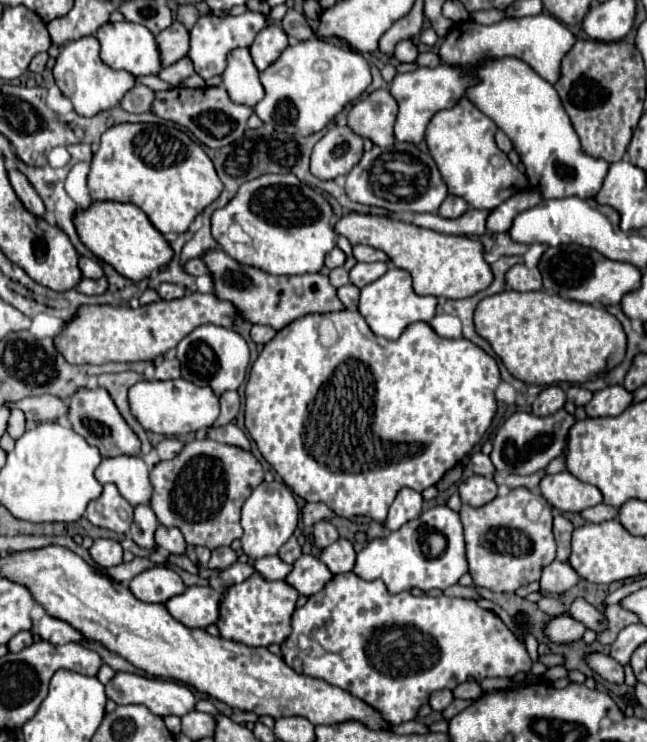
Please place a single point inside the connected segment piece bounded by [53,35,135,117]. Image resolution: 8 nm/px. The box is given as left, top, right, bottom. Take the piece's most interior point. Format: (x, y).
(92, 86)

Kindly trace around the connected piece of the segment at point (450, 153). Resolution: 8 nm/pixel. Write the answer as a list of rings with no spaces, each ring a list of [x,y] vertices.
[[[465,97],[455,107],[437,111],[427,125],[425,141],[449,191],[463,197],[475,209],[495,209],[517,191],[529,187],[527,177],[495,145],[495,131],[497,125]]]

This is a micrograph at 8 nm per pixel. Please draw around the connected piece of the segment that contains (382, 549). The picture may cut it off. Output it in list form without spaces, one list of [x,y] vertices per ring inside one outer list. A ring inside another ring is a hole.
[[[437,505],[429,511],[425,511],[417,521],[413,519],[413,521],[405,523],[401,529],[389,533],[387,537],[369,541],[363,547],[363,551],[357,555],[353,573],[367,581],[381,579],[391,593],[401,593],[403,589],[409,591],[413,587],[419,587],[423,591],[431,591],[431,589],[443,591],[443,589],[455,585],[461,579],[461,575],[467,573],[463,527],[459,521],[459,513],[451,511],[447,505]],[[425,527],[429,531],[437,531],[437,533],[445,535],[445,539],[447,539],[447,547],[437,559],[429,559],[423,551],[419,529],[425,529]]]

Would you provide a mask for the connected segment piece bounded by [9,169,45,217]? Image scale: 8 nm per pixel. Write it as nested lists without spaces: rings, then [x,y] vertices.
[[[11,169],[9,179],[11,179],[11,185],[13,185],[17,197],[25,205],[25,209],[37,217],[45,217],[45,205],[43,205],[41,197],[35,193],[35,189],[31,187],[31,183],[27,181],[27,177],[23,173],[19,173],[17,169]]]

